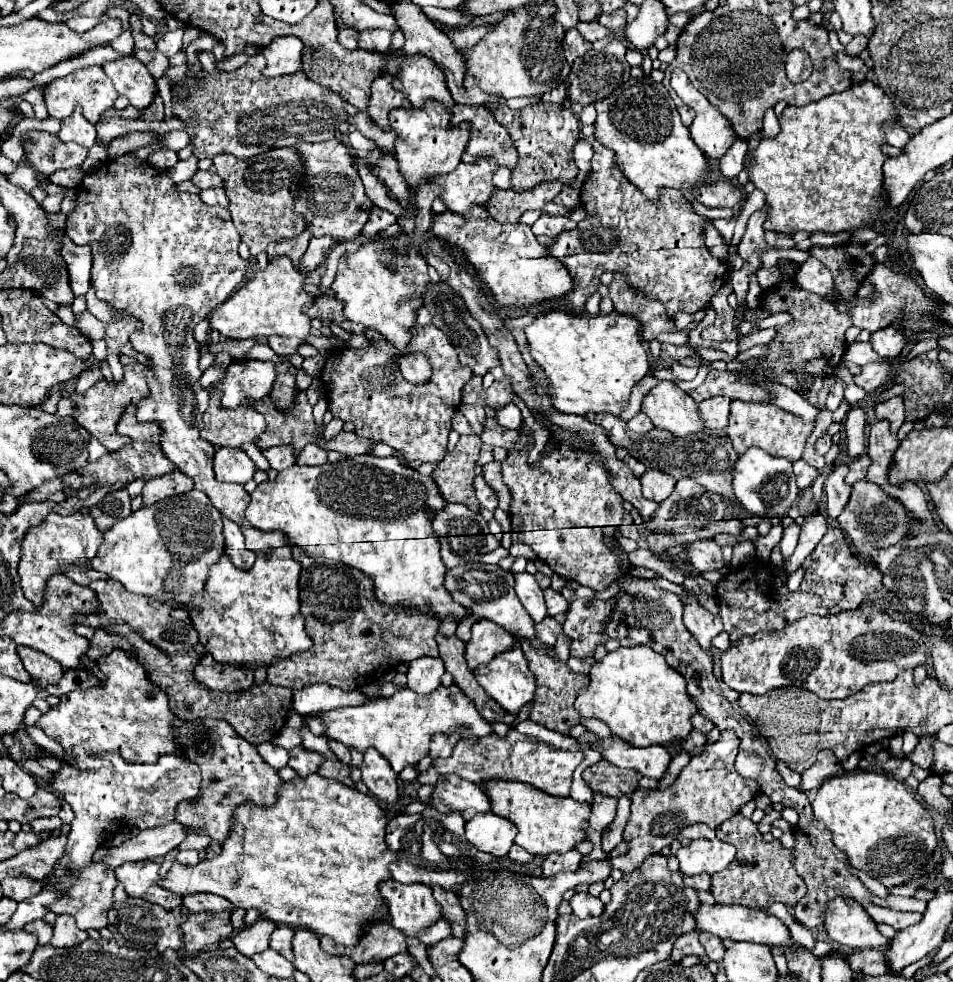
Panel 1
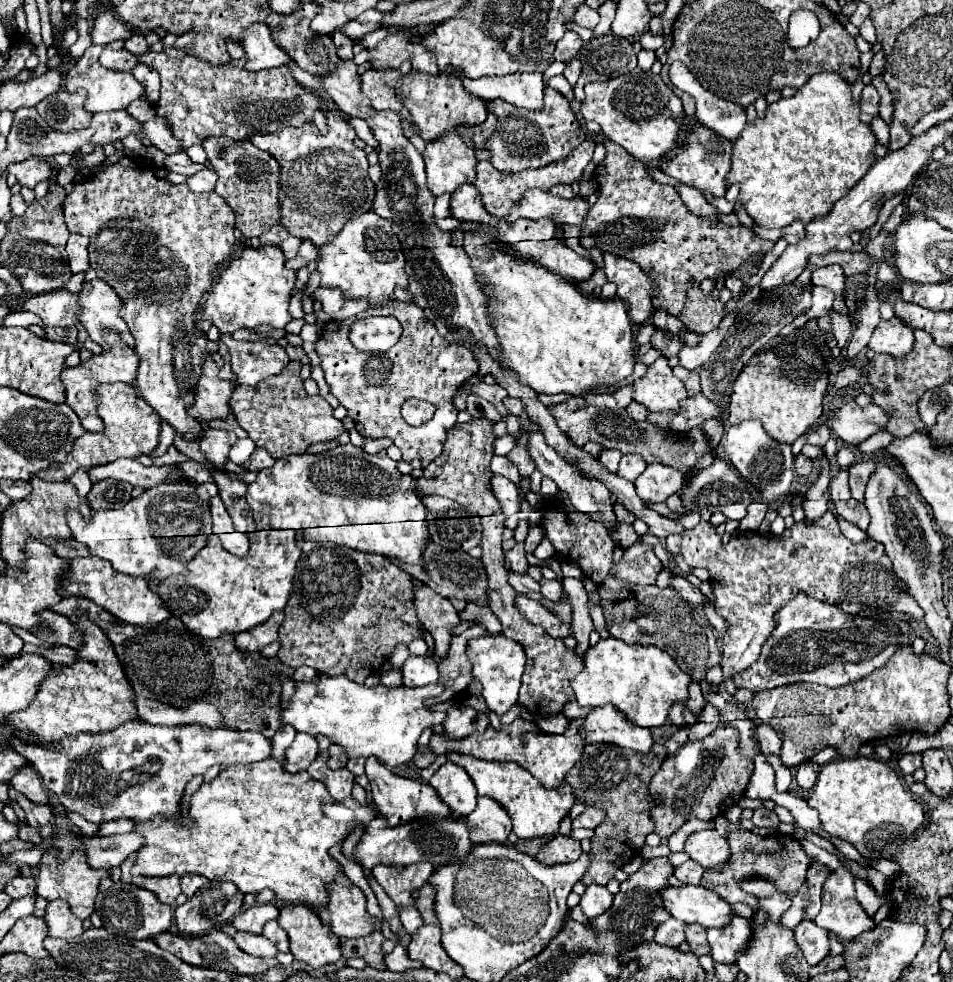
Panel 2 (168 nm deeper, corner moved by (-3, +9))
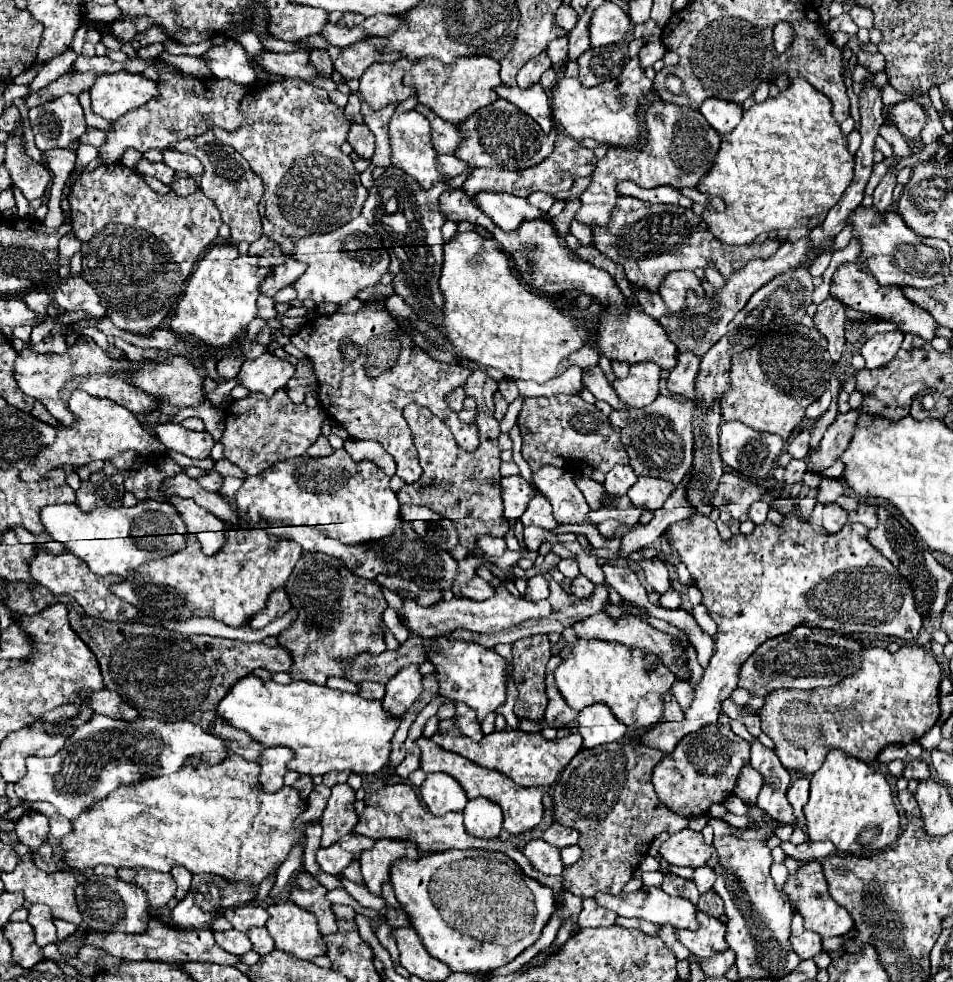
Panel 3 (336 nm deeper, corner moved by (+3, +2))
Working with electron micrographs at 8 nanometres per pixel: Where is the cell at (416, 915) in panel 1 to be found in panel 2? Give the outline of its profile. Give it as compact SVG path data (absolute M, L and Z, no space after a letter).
M412 864L412 868L388 868L376 866L372 874L376 882L386 890L386 894L396 902L396 906L414 906L414 890L424 886L434 872L432 864Z

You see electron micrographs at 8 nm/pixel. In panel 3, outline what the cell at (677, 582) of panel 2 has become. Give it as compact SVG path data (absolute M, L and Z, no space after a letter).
M640 559L638 561L638 567L640 567L640 571L644 571L646 581L658 593L664 593L664 591L668 591L672 587L670 575L668 575L668 569L666 569L664 561L660 561L660 559Z

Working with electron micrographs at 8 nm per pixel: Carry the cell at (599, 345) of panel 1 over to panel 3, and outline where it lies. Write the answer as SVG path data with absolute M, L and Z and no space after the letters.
M458 233L452 241L442 245L444 261L438 279L438 287L444 297L444 321L442 335L446 337L446 345L436 345L440 349L448 349L450 345L458 351L460 357L466 357L474 363L500 369L506 377L512 379L532 379L536 383L546 383L558 375L558 365L570 353L576 353L580 347L588 345L588 331L582 321L566 315L558 305L556 297L536 295L532 293L520 277L512 271L508 257L500 251L494 239L480 239L476 247L468 244L468 233Z

